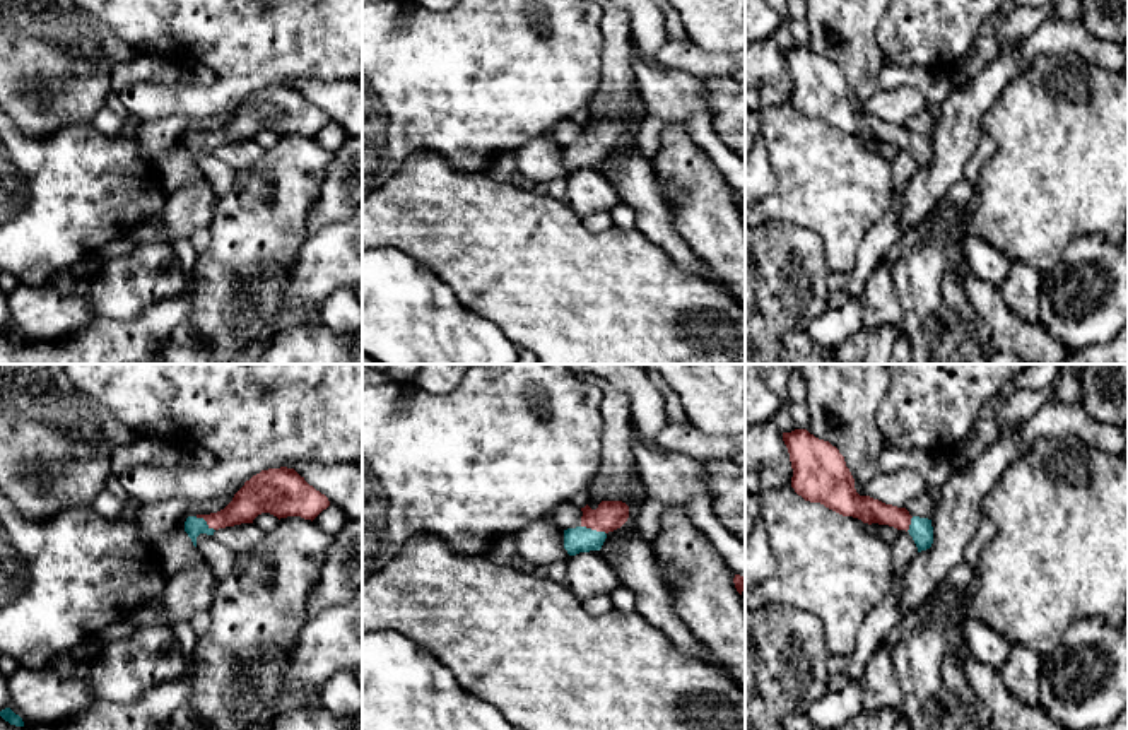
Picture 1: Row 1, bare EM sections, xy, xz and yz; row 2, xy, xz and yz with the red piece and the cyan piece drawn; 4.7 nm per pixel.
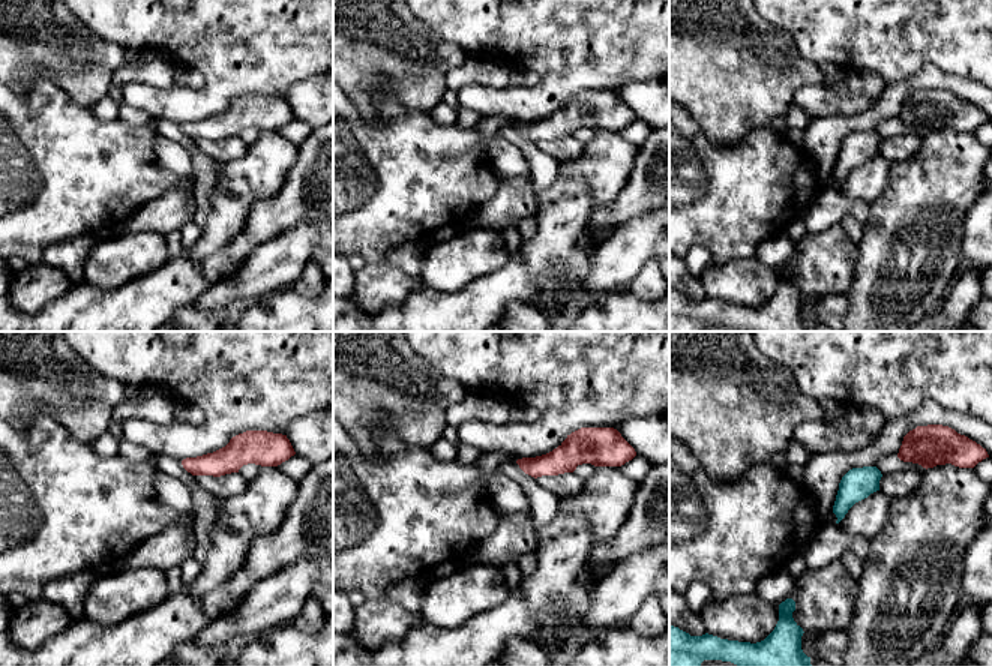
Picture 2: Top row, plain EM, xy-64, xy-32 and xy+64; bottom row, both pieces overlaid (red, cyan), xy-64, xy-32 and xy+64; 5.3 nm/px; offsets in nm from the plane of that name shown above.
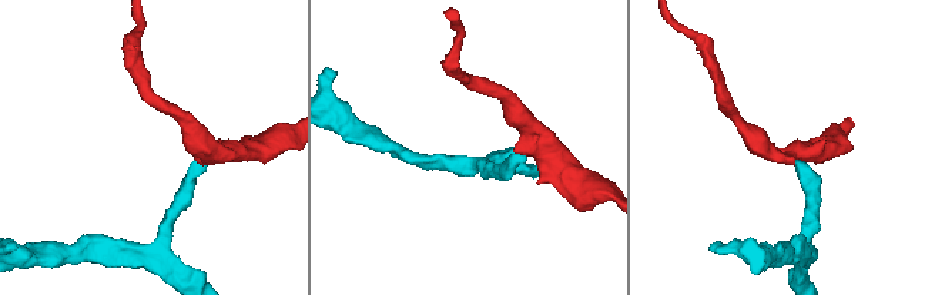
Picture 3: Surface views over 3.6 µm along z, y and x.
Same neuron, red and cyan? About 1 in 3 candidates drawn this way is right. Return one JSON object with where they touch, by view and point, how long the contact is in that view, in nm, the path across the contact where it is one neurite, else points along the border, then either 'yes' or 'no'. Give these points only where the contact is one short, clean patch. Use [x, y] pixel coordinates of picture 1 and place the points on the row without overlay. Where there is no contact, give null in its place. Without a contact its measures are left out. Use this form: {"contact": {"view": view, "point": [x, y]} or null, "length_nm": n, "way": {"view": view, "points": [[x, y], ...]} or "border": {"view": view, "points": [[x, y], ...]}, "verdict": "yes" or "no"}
{"contact": {"view": "xz", "point": [593, 146]}, "length_nm": 130, "way": {"view": "xz", "points": [[610, 132], [593, 146], [580, 156]]}, "verdict": "yes"}

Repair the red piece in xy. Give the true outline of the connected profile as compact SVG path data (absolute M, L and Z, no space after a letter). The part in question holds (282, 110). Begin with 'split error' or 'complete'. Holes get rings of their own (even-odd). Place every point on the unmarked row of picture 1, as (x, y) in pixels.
split error | M268 85L246 97L224 127L188 133L185 149L197 164L200 150L214 152L219 145L253 140L261 130L270 130L279 137L301 133L313 138L328 123L328 115L309 103L294 85Z

